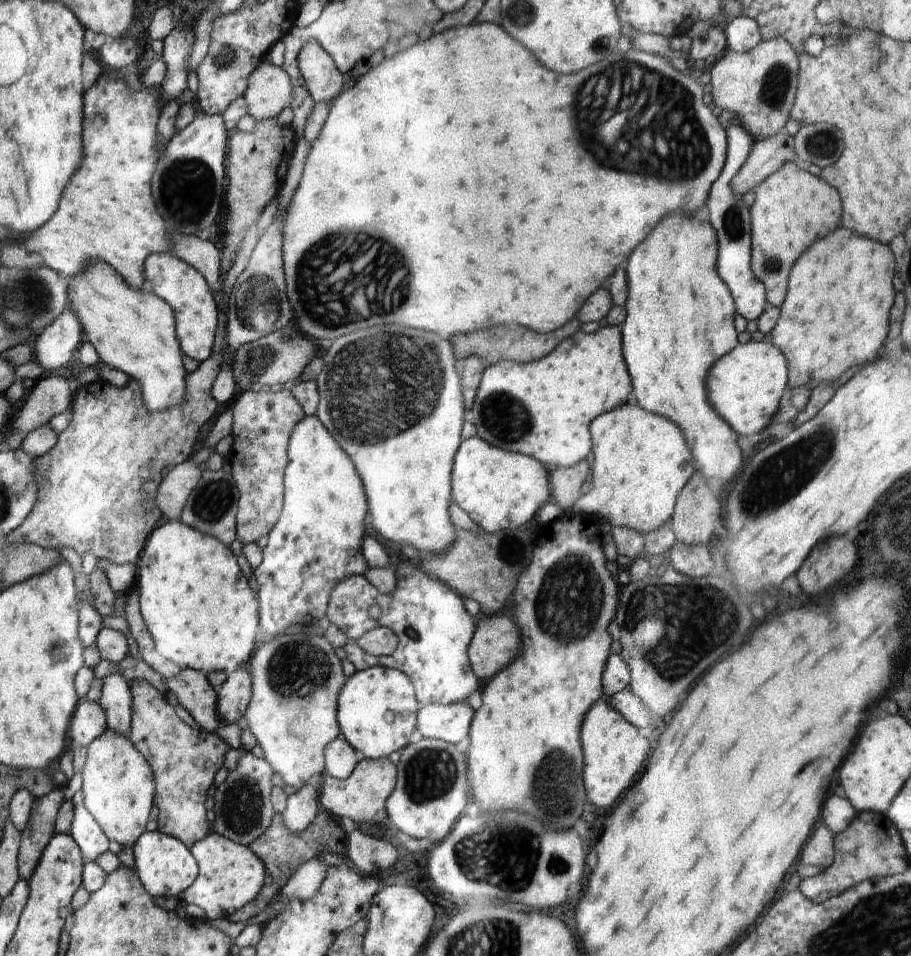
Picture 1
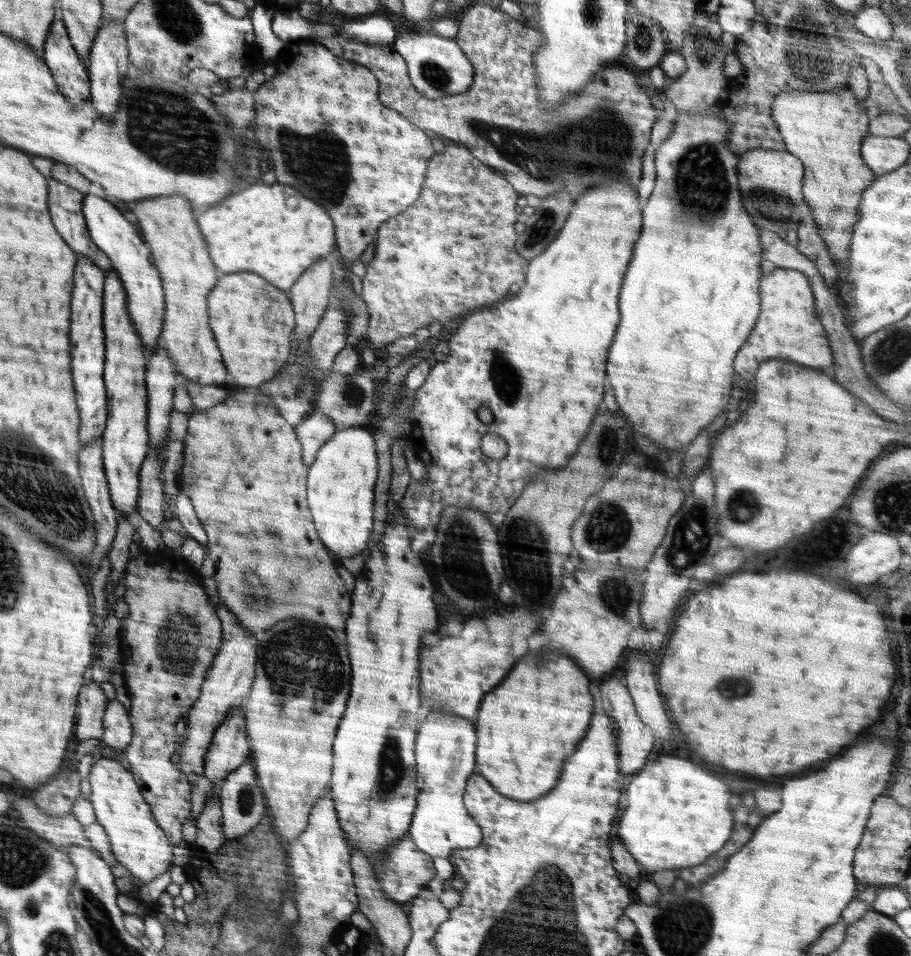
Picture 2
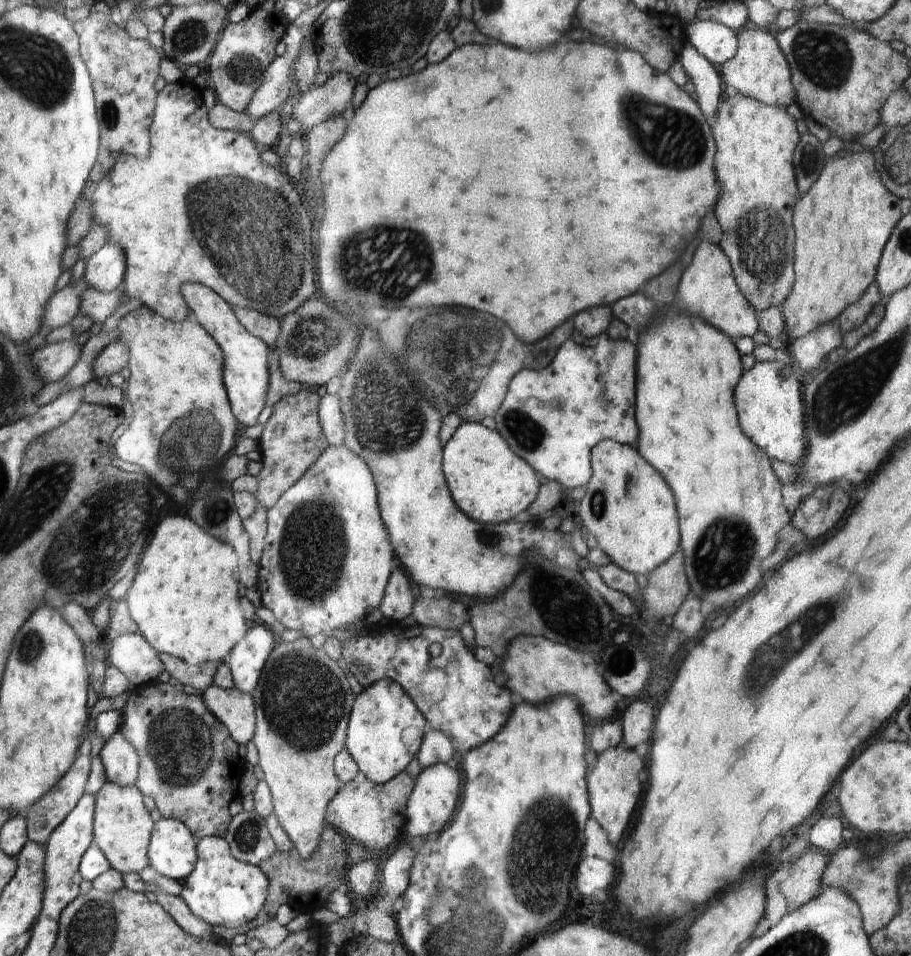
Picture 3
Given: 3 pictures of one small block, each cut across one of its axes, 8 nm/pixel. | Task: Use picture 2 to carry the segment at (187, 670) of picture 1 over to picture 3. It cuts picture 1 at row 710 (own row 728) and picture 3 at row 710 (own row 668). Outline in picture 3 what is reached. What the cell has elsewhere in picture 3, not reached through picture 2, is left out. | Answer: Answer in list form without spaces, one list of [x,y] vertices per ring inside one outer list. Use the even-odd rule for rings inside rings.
[[[211,685],[201,692],[206,708],[226,726],[230,737],[239,746],[254,737],[256,714],[253,696],[238,688],[222,689]]]

